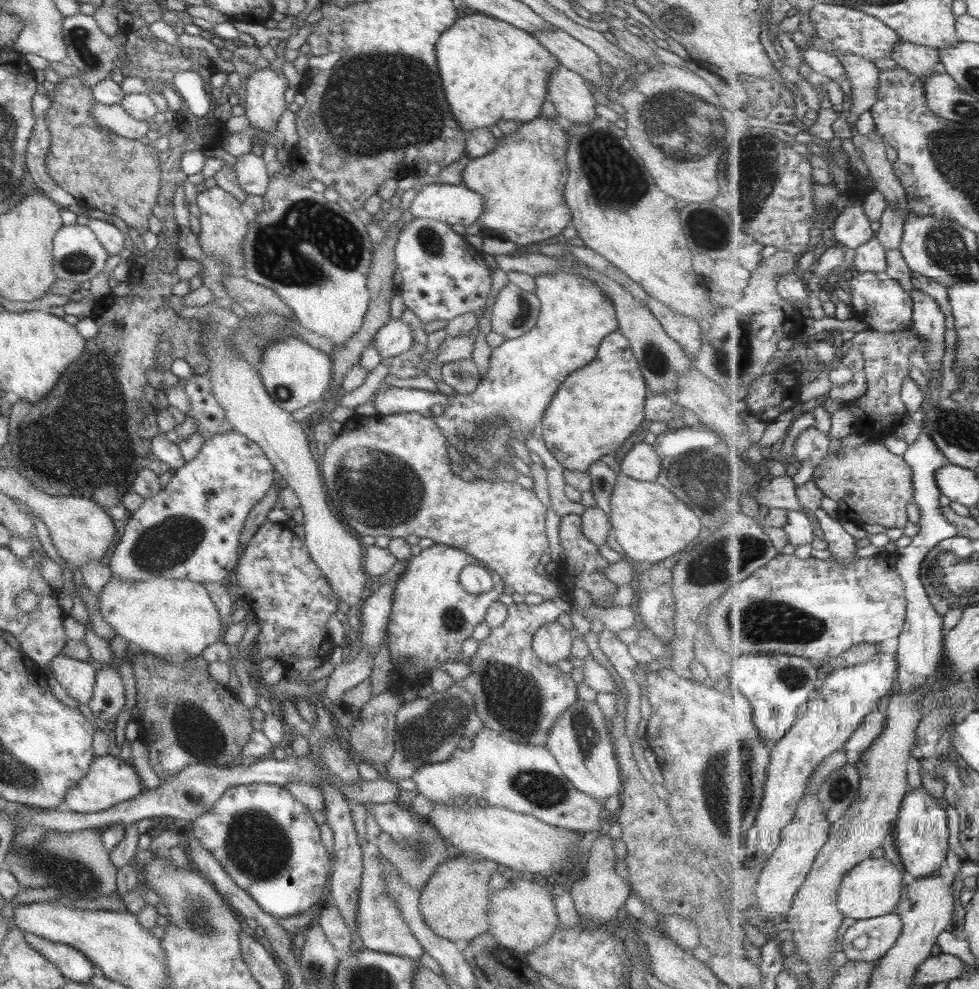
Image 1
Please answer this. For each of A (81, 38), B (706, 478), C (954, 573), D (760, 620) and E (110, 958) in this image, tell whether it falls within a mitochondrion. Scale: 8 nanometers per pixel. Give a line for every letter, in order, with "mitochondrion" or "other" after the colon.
A: mitochondrion
B: mitochondrion
C: mitochondrion
D: mitochondrion
E: other

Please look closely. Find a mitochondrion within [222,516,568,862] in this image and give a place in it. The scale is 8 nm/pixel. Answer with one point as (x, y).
(510, 698)

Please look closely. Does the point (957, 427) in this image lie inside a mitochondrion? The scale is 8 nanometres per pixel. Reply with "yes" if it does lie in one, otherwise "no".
yes

